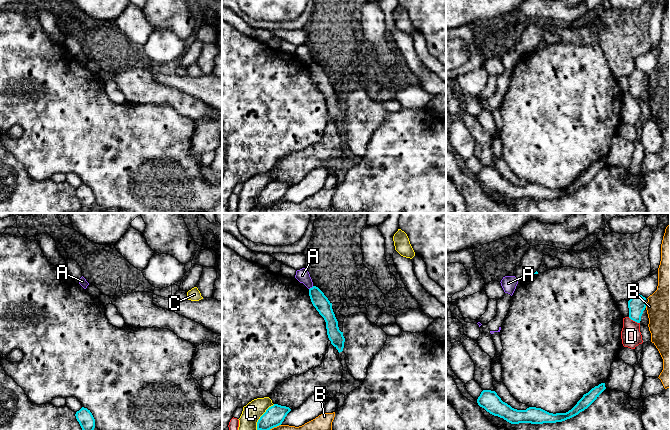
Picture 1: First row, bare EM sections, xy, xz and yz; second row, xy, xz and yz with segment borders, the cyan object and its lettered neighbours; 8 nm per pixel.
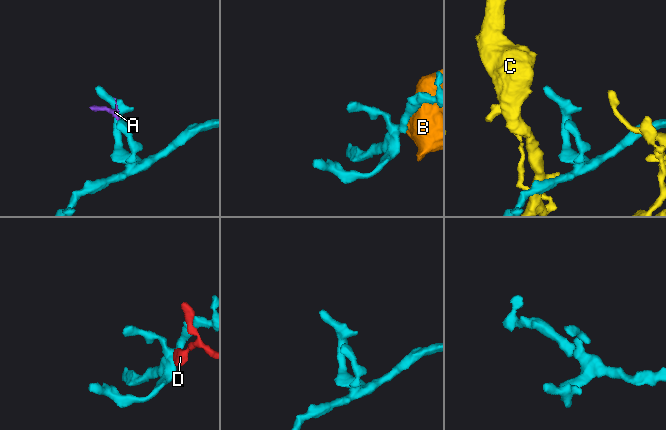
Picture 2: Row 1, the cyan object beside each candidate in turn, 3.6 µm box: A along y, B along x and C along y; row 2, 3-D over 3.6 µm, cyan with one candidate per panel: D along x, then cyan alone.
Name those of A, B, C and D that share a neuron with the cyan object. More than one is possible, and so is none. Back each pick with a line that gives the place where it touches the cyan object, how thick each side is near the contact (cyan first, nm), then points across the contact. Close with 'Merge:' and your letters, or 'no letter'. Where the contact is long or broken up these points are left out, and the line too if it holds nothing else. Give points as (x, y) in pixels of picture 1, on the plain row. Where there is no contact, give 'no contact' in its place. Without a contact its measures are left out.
Merge: no letter

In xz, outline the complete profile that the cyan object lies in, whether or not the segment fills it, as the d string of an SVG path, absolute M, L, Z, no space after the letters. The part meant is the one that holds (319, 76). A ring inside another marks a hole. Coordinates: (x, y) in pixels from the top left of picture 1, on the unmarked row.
M316 62L309 65L309 72L313 82L326 98L327 111L331 120L338 126L339 129L342 128L345 114L343 112L343 108L339 106L338 97L332 85L332 79Z

